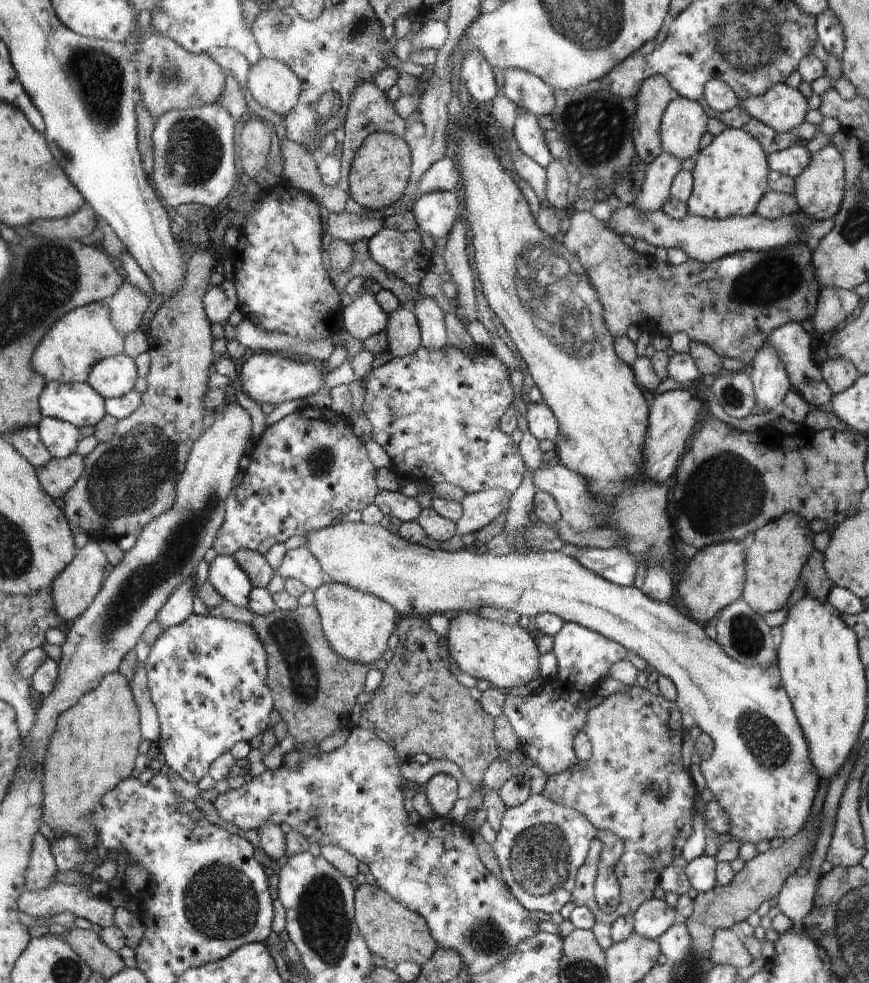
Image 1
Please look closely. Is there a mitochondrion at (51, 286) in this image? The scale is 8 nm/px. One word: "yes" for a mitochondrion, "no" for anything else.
yes

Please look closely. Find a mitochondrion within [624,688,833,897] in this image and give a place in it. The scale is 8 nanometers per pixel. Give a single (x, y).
(771, 749)

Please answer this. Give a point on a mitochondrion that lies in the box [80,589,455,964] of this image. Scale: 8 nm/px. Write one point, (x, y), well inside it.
(221, 902)

